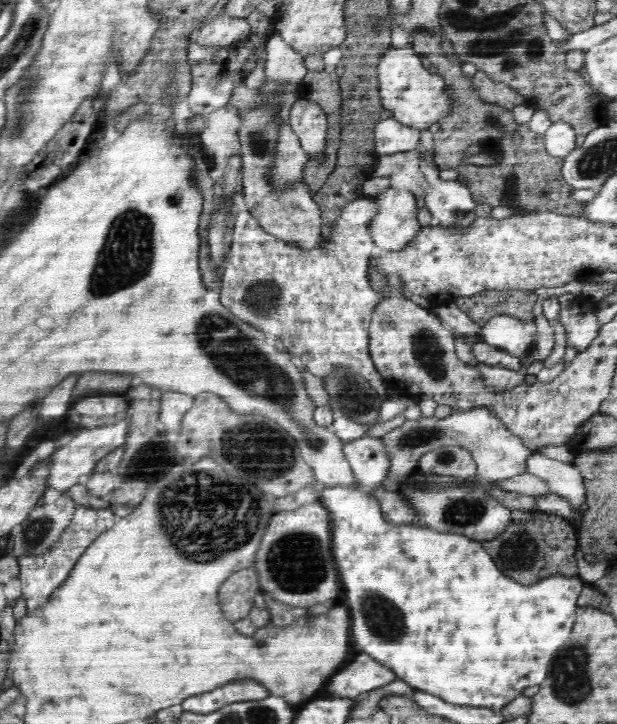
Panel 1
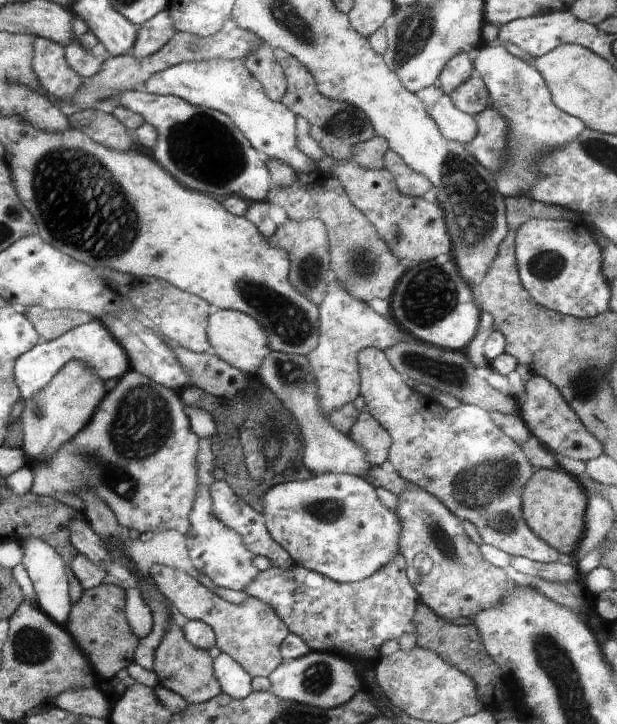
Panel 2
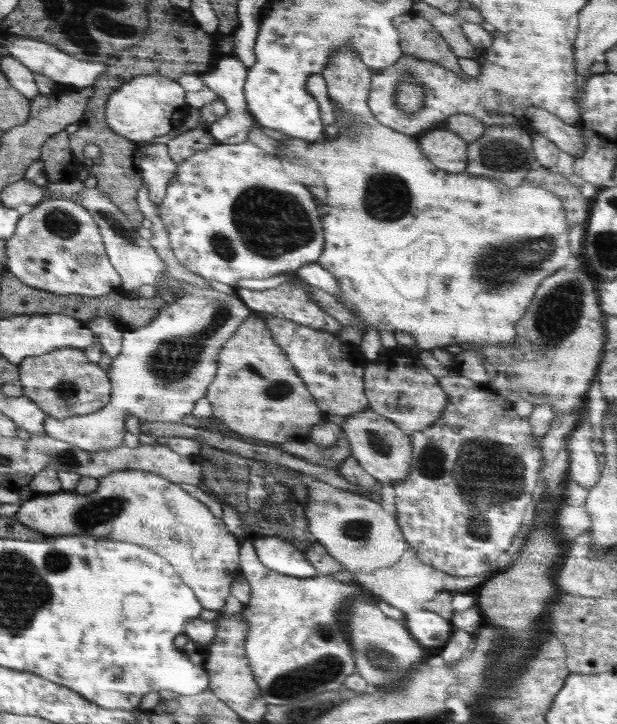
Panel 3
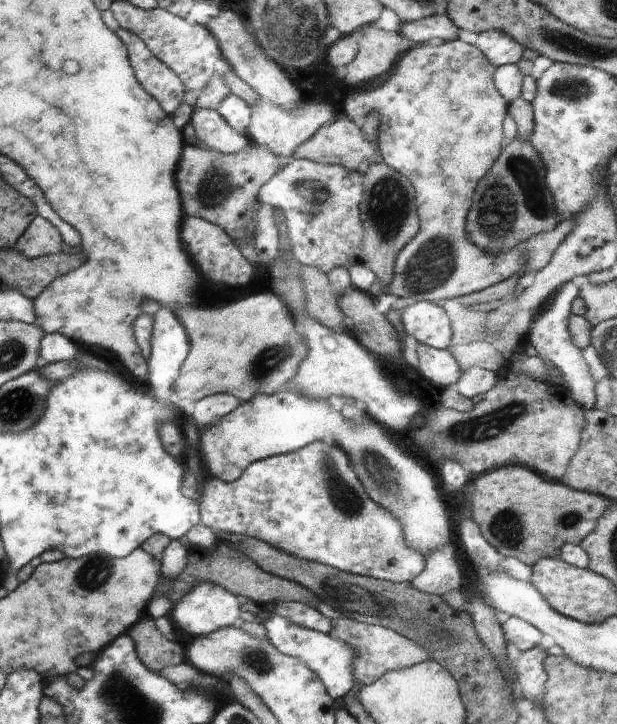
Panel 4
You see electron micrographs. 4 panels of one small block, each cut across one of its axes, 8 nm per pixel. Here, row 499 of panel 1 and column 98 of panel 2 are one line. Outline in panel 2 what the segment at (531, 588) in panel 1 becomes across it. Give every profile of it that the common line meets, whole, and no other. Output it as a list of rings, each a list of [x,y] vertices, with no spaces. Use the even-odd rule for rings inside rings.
[[[93,319],[65,332],[61,337],[37,344],[28,352],[24,352],[22,357],[19,357],[19,360],[15,362],[14,373],[16,386],[19,386],[20,396],[23,400],[28,400],[40,392],[64,366],[64,363],[71,359],[80,359],[84,366],[88,366],[104,382],[109,378],[120,379],[126,372],[132,370],[131,360],[122,345],[116,342],[116,339],[104,328],[99,319]]]

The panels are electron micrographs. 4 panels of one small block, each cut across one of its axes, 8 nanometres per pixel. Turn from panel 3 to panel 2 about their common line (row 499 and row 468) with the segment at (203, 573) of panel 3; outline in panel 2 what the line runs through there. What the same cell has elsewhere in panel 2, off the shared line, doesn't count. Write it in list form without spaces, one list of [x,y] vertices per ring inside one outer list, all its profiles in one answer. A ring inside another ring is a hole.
[[[130,370],[122,376],[122,378],[109,378],[104,382],[104,390],[107,391],[107,395],[102,399],[102,402],[98,405],[96,412],[92,415],[90,422],[75,434],[74,438],[70,438],[50,460],[46,462],[30,462],[28,458],[25,458],[26,466],[30,468],[32,472],[32,487],[30,489],[31,494],[38,494],[40,496],[52,496],[53,494],[76,494],[79,495],[82,490],[94,490],[104,502],[110,507],[110,510],[114,513],[118,520],[118,524],[124,529],[138,530],[138,532],[153,532],[156,533],[162,530],[178,530],[180,534],[190,534],[190,511],[194,506],[194,500],[196,500],[196,488],[198,488],[198,466],[196,466],[196,454],[200,450],[200,444],[198,444],[198,436],[190,430],[190,424],[188,416],[185,414],[185,404],[180,400],[179,395],[175,390],[166,388],[156,382],[152,382],[150,378],[138,374],[135,370]]]

